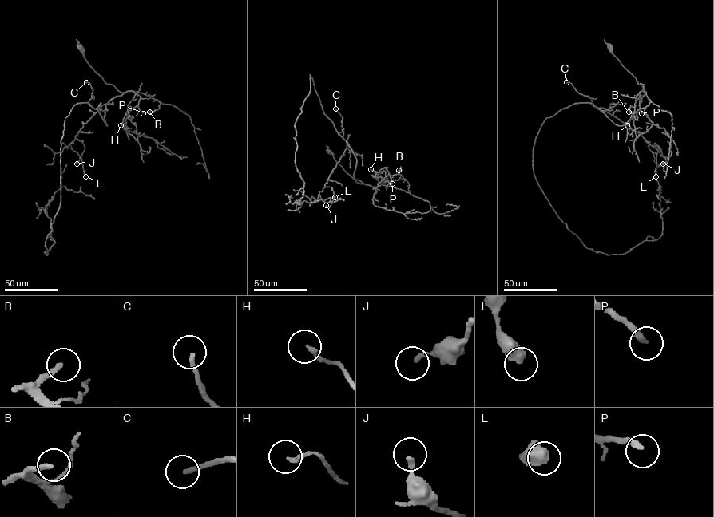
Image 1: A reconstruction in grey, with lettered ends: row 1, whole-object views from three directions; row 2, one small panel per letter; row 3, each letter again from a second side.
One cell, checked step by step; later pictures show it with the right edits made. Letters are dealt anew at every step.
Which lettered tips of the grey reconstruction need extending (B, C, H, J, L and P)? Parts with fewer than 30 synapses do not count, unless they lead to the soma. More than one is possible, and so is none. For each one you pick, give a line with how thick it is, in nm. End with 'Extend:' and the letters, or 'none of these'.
B: 200 nm thick
C: 190 nm thick
P: 240 nm thick
Extend: B, C, P

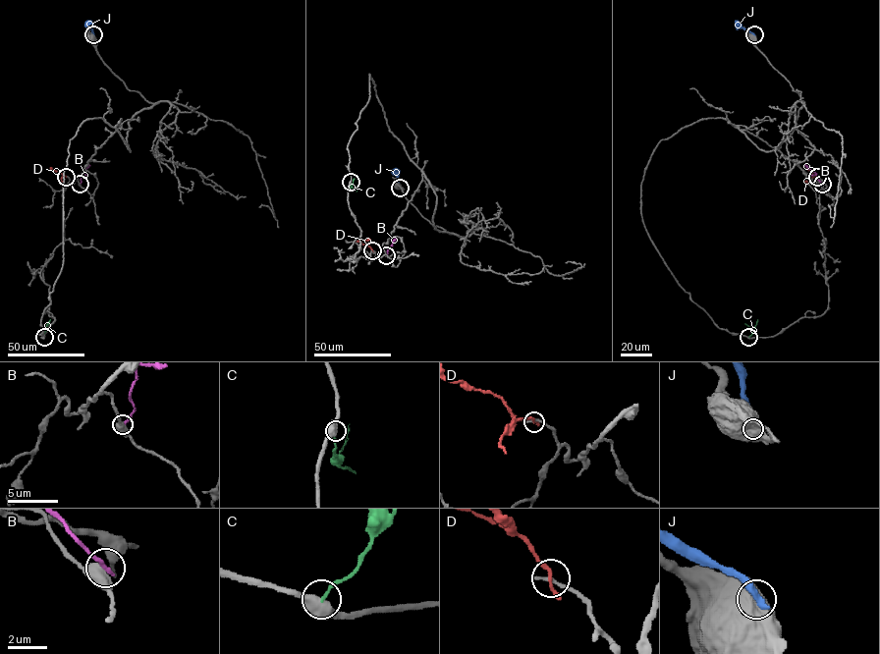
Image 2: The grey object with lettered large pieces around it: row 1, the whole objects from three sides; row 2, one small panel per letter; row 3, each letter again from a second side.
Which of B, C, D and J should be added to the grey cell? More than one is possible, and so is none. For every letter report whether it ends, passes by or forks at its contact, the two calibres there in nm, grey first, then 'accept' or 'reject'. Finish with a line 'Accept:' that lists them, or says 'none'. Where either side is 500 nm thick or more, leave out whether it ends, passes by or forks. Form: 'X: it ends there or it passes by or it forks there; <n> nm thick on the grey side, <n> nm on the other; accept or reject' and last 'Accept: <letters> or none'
B: 500 nm thick on the grey side, 240 nm on the other; reject
C: 550 nm thick on the grey side, 160 nm on the other; reject
D: it passes by; 240 nm thick on the grey side, 180 nm on the other; reject
J: 1050 nm thick on the grey side, 440 nm on the other; reject
Accept: none

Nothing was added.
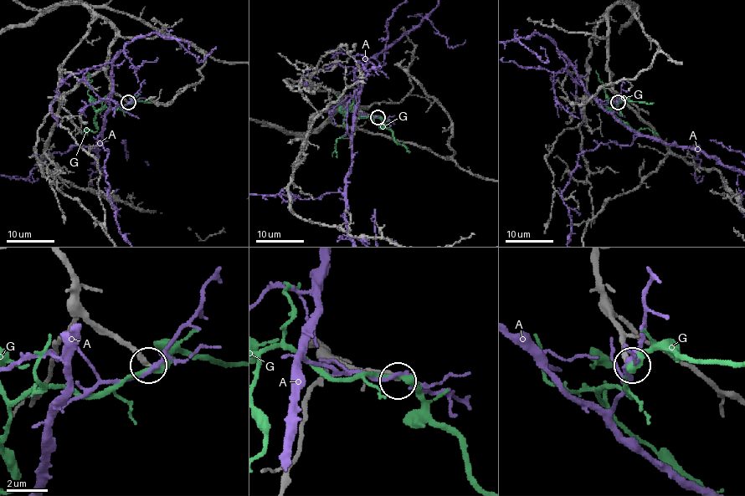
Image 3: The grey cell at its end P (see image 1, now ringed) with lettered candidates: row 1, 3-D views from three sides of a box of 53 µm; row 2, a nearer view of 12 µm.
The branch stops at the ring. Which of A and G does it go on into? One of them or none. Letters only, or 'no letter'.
no letter

